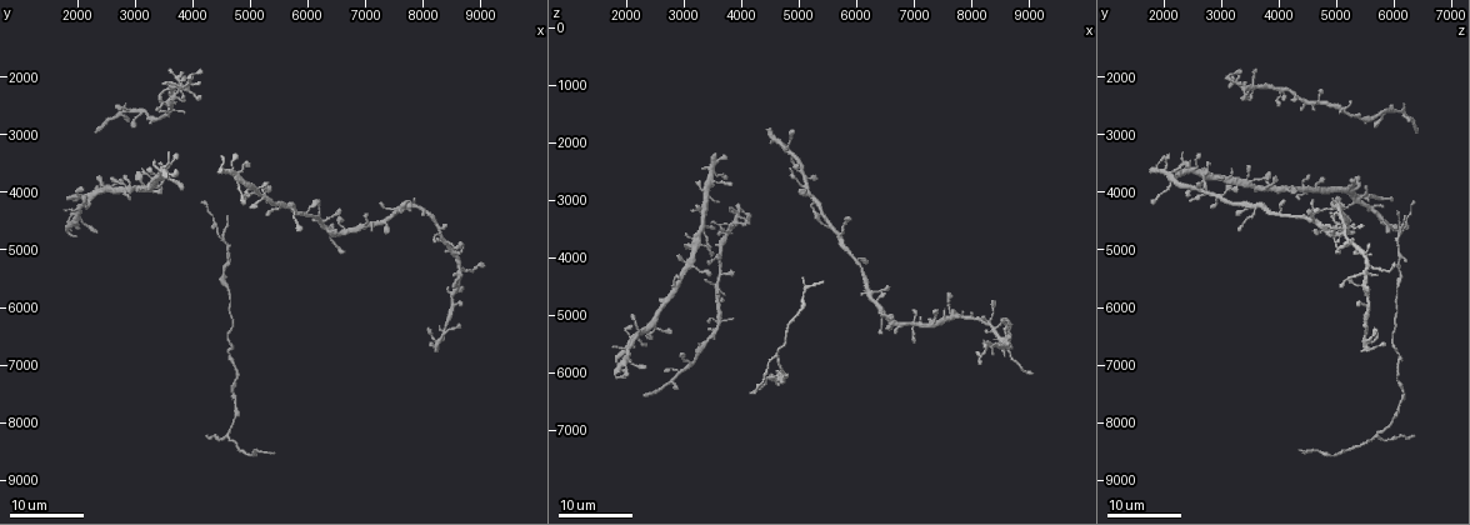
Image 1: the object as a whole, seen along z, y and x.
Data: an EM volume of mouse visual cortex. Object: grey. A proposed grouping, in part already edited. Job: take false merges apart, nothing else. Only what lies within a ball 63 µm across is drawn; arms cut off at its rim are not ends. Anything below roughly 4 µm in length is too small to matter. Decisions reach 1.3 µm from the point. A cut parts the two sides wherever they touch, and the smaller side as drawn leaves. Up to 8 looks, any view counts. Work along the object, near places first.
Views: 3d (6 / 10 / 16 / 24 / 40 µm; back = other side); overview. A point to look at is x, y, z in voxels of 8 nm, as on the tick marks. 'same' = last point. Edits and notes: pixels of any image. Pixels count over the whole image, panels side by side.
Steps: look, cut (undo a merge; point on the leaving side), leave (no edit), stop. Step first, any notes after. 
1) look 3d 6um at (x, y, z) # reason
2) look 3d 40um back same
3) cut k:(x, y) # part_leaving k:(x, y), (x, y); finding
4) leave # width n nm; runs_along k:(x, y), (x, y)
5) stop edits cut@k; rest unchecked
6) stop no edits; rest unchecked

look 3d 24um at (8600, 5350, 5600) # three-way junction

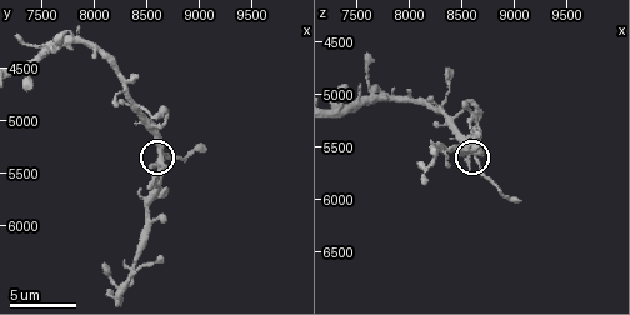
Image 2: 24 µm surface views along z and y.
look 3d 6um same

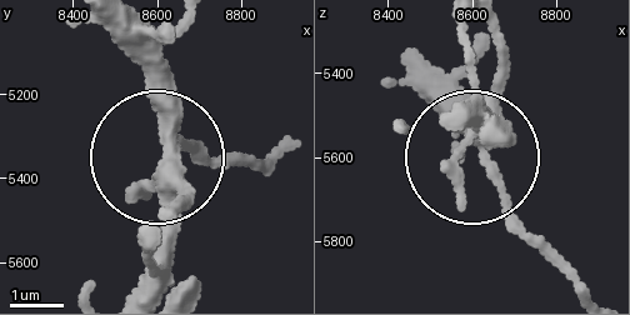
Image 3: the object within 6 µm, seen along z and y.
leave # side_arm 5 um; runs_along 3:(123, 31), (145, 58), (159, 125), (239, 151); continuous, no second neuron

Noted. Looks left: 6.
look 3d 16um at (8400, 6200, 5550) # sudden change in width

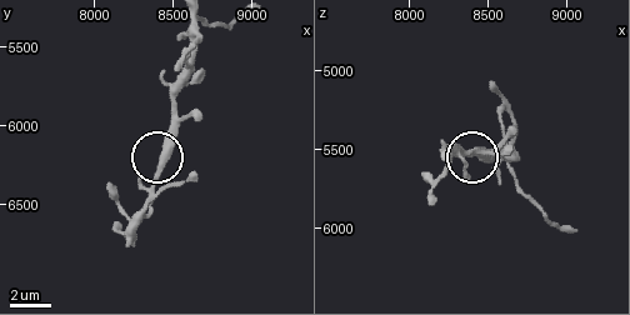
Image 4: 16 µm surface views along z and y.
look 3d 6um same # closer look

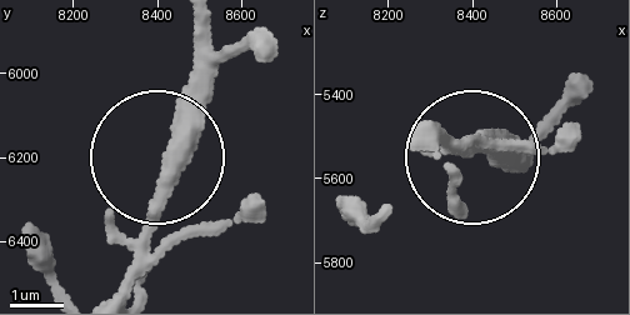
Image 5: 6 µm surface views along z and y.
leave # width 390 nm; runs_along 5:(206, 24), (206, 104), (170, 158), (130, 293); all the same neuron

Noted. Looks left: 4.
look 3d 16um at (3100, 2600, 5900) # side arm on a straight run

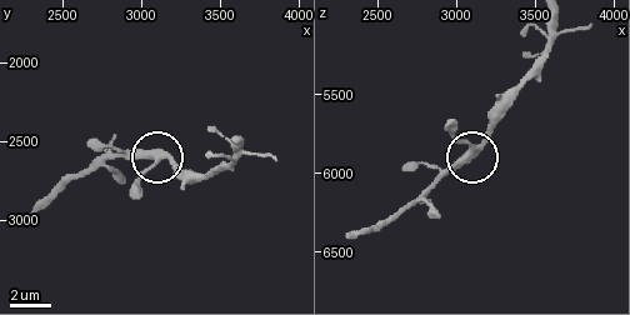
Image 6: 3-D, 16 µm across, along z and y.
look 3d 6um at (3080, 2580, 5880)

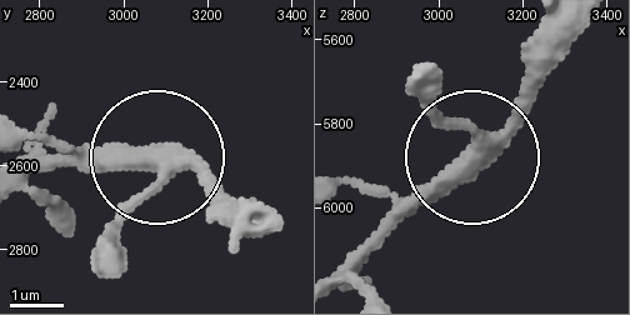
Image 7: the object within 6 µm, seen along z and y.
leave # side_arm 8 um; one neuron here

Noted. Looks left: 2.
look 3d 16um at (4500, 4850, 6050) # three-way junction

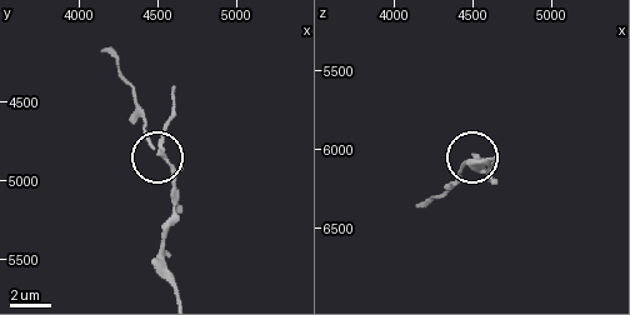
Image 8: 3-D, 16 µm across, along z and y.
look 3d 6um same

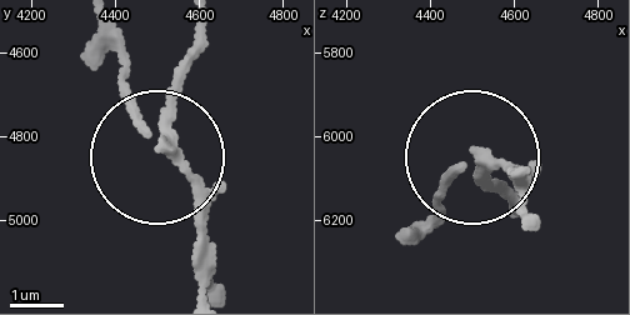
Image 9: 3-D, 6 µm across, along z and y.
cut 9:(121, 96) # part_leaving 9:(160, 143), (115, 26); a second neuron is stuck on

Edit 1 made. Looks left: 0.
stop edits cut@9; rest unchecked

